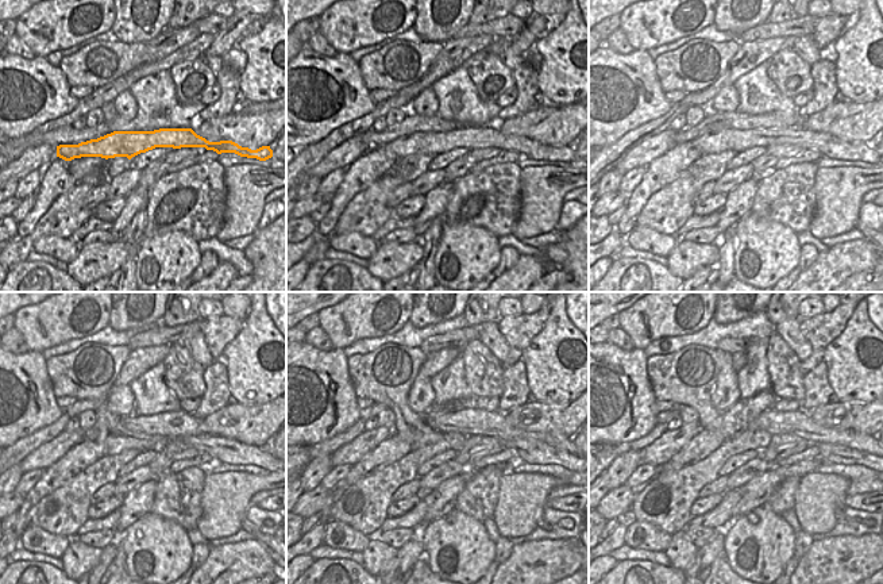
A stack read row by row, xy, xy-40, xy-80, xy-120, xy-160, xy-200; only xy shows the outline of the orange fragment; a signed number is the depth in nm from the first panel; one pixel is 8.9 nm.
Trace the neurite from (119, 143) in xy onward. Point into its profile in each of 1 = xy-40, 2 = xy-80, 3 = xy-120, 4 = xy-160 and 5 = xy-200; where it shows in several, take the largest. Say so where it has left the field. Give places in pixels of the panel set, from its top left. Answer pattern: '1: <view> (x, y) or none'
1: xy-40 (421, 142)
2: xy-80 (826, 145)
3: xy-120 (227, 450)
4: xy-160 (532, 452)
5: xy-200 (831, 453)

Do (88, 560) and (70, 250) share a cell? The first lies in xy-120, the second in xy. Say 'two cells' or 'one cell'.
two cells

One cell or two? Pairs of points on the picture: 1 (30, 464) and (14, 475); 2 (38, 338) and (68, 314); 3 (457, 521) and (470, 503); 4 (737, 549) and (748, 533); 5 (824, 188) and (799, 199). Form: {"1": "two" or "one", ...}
{"1": "two", "2": "one", "3": "two", "4": "one", "5": "two"}

